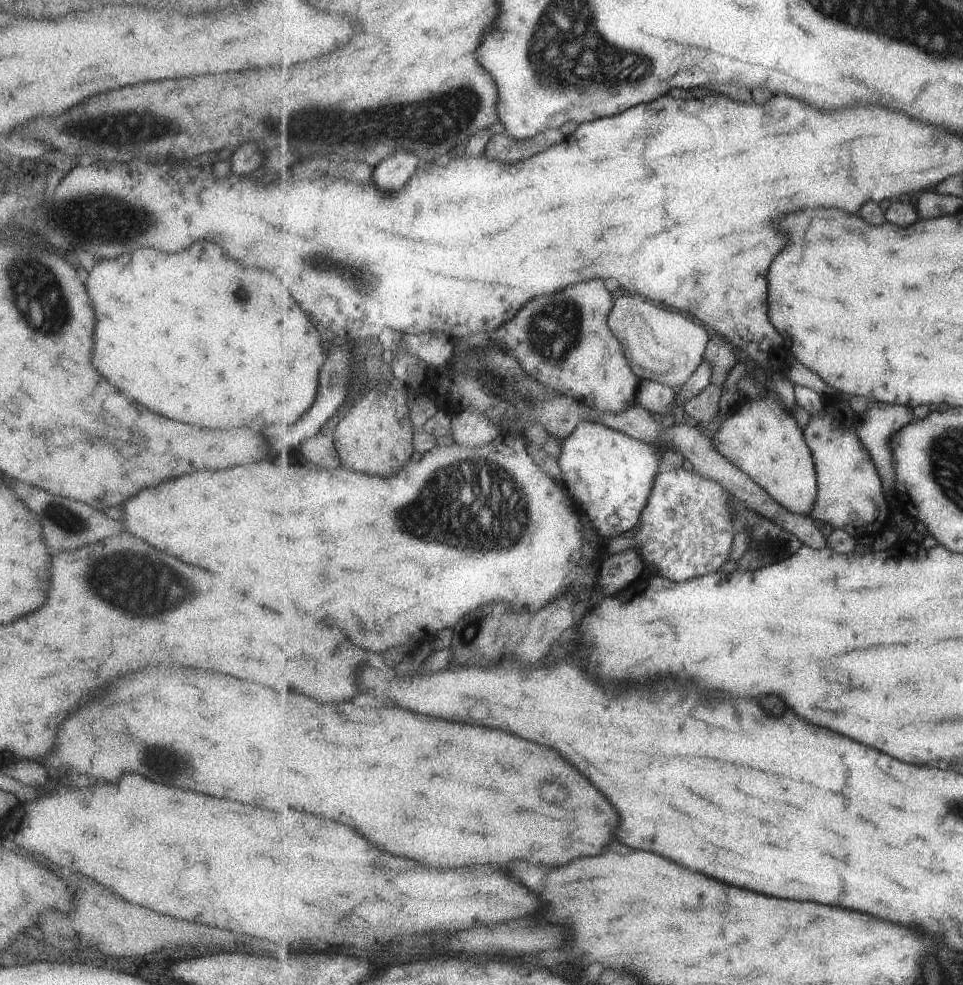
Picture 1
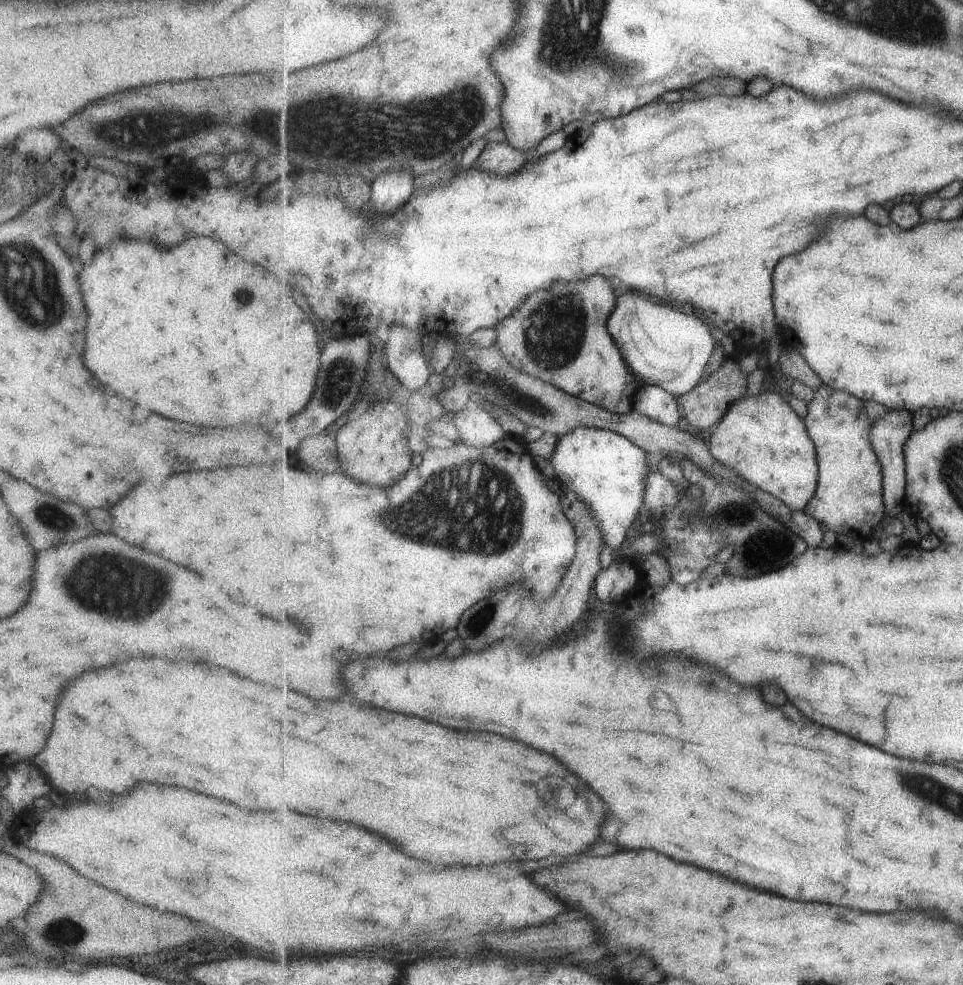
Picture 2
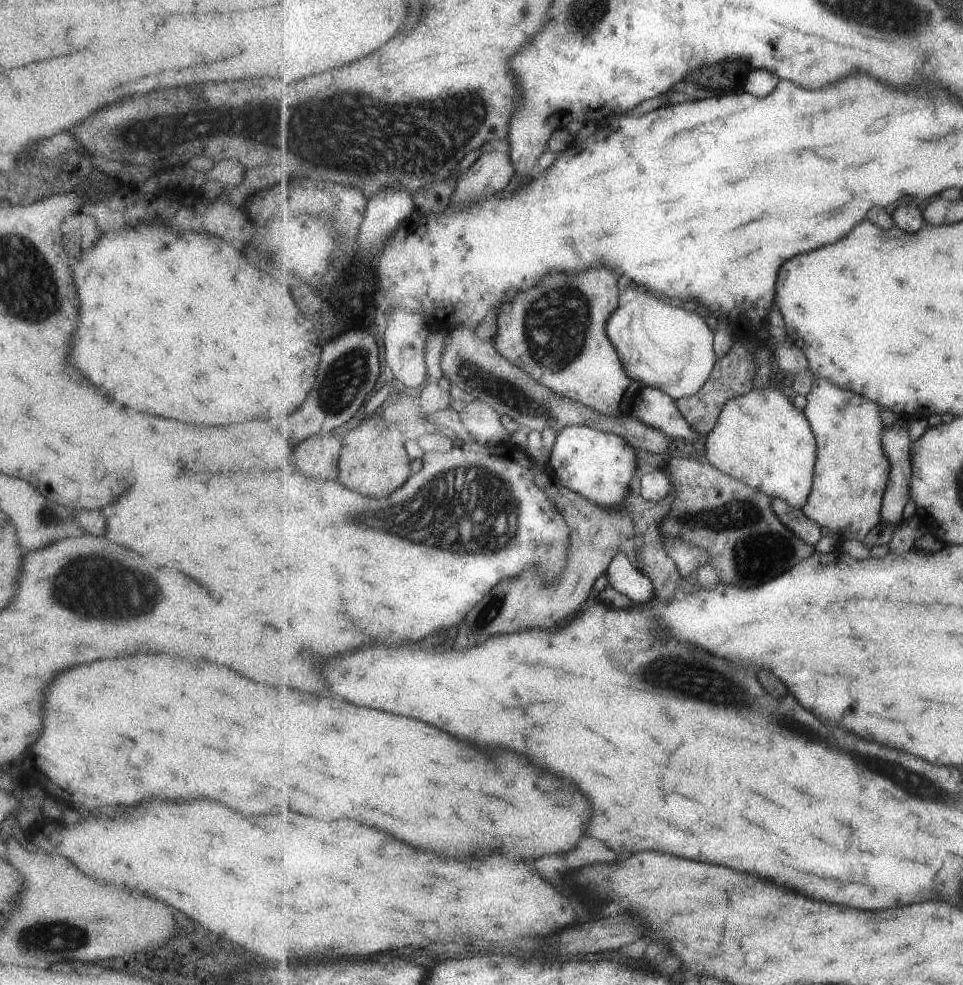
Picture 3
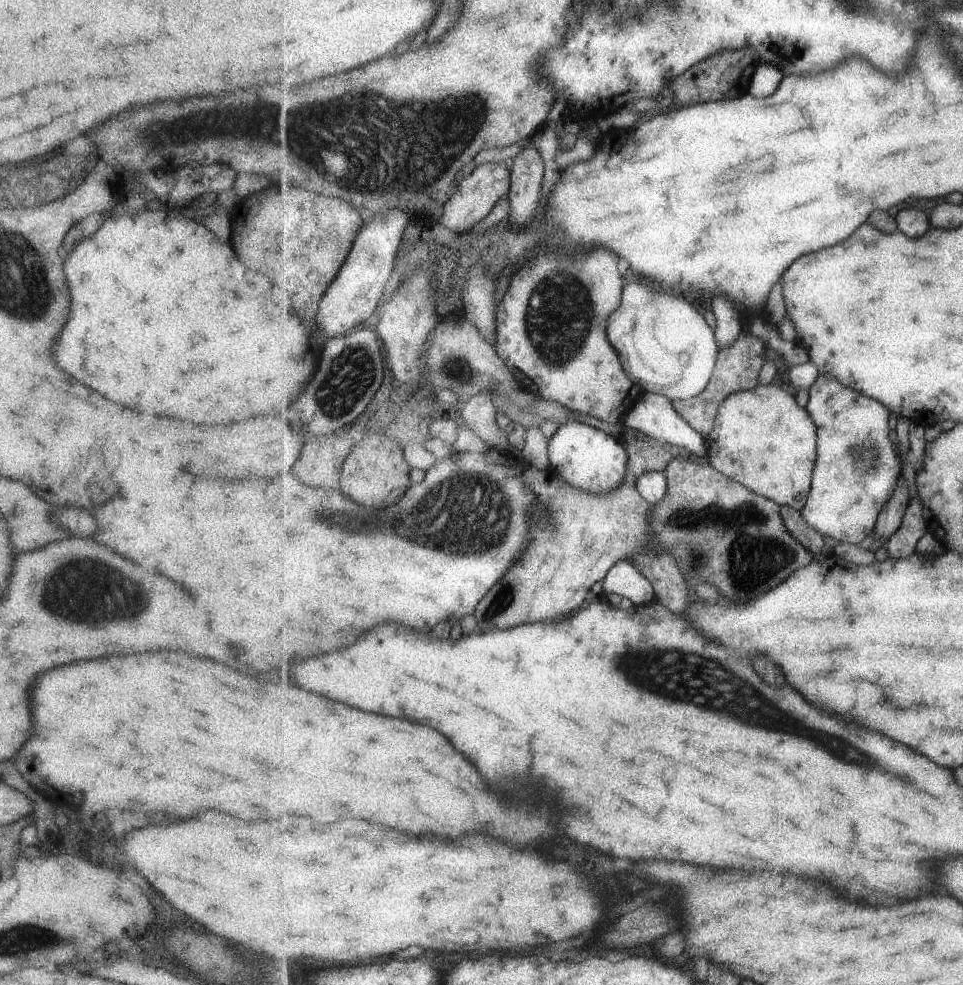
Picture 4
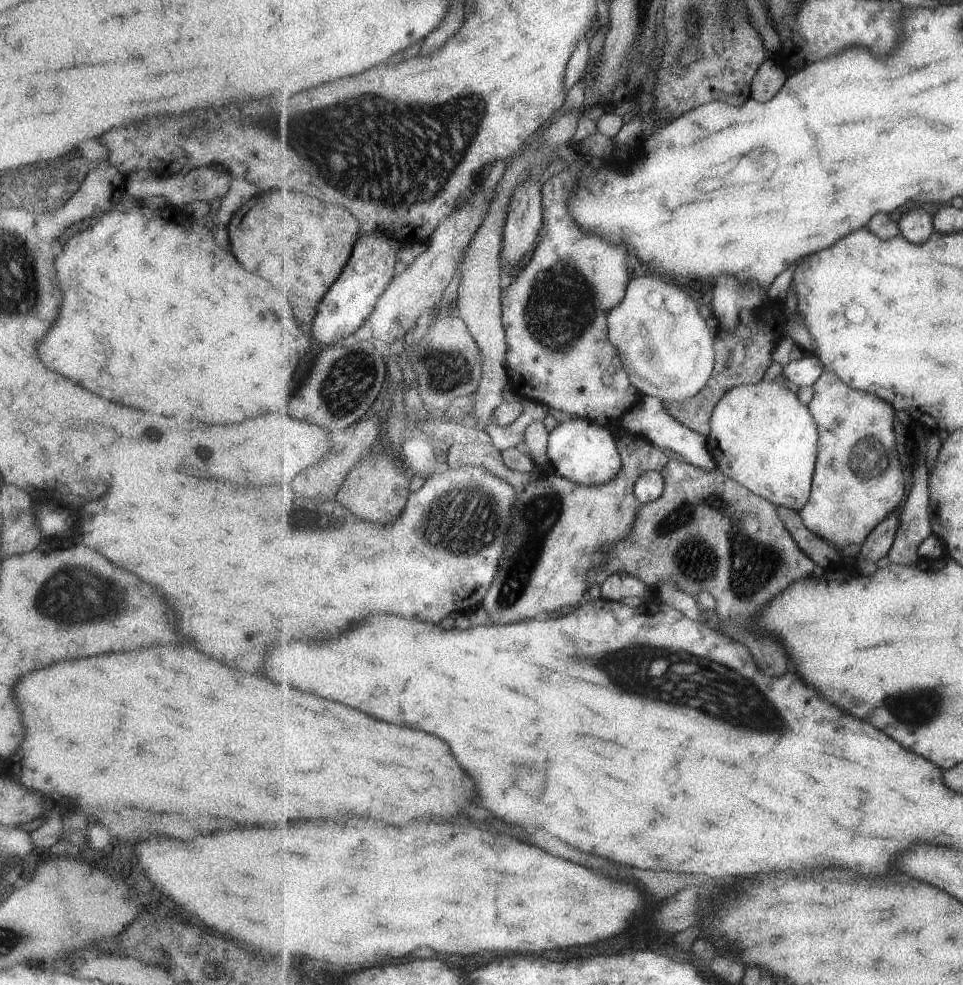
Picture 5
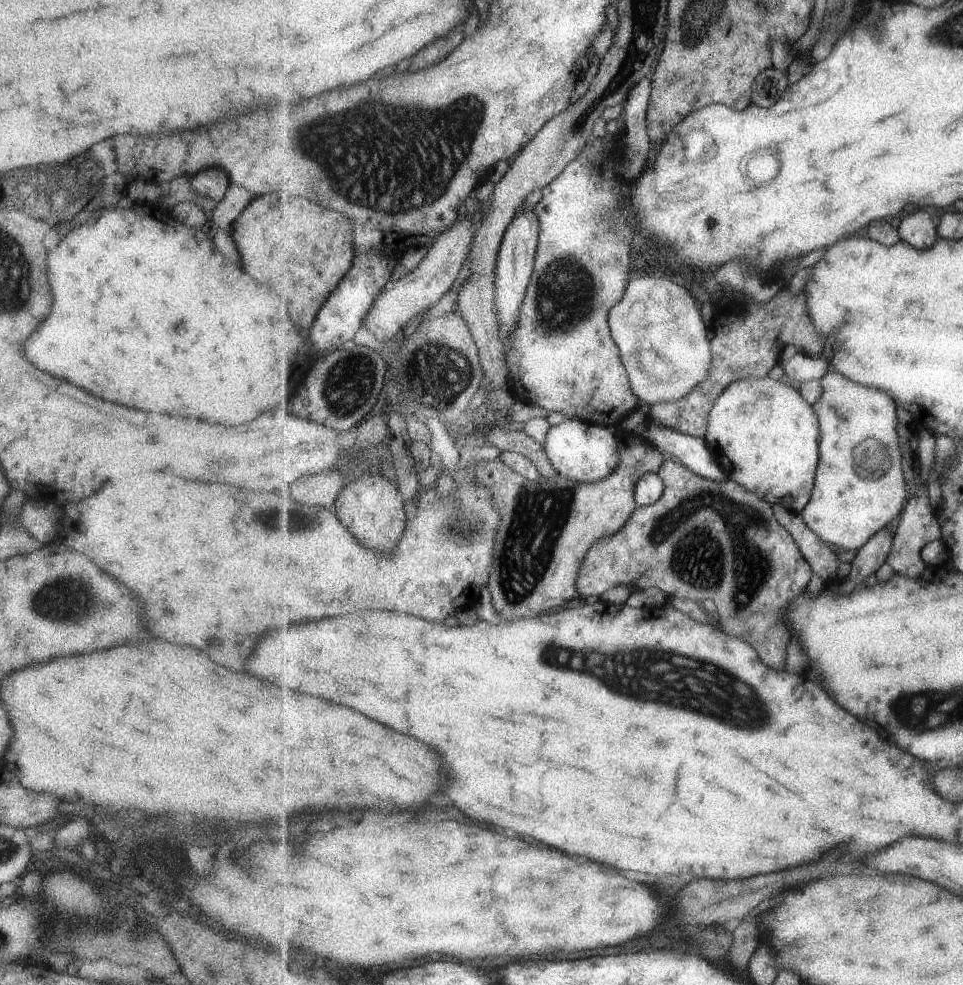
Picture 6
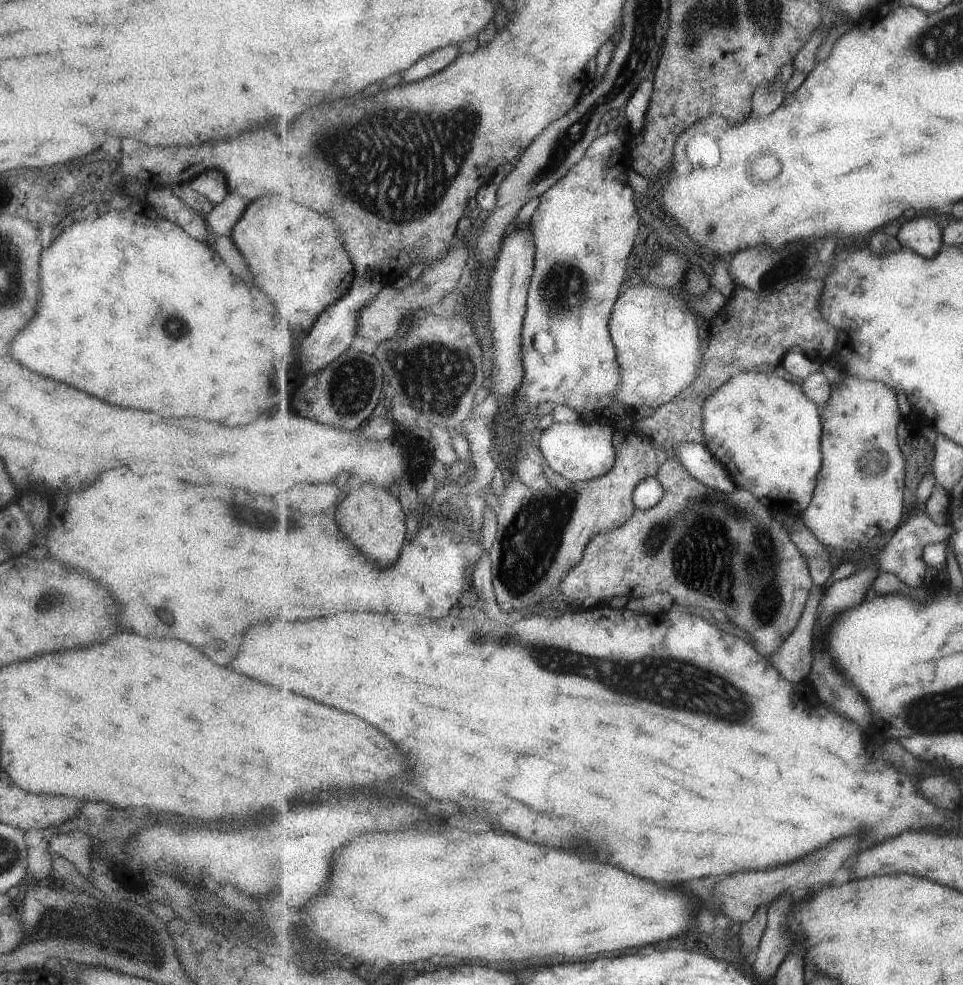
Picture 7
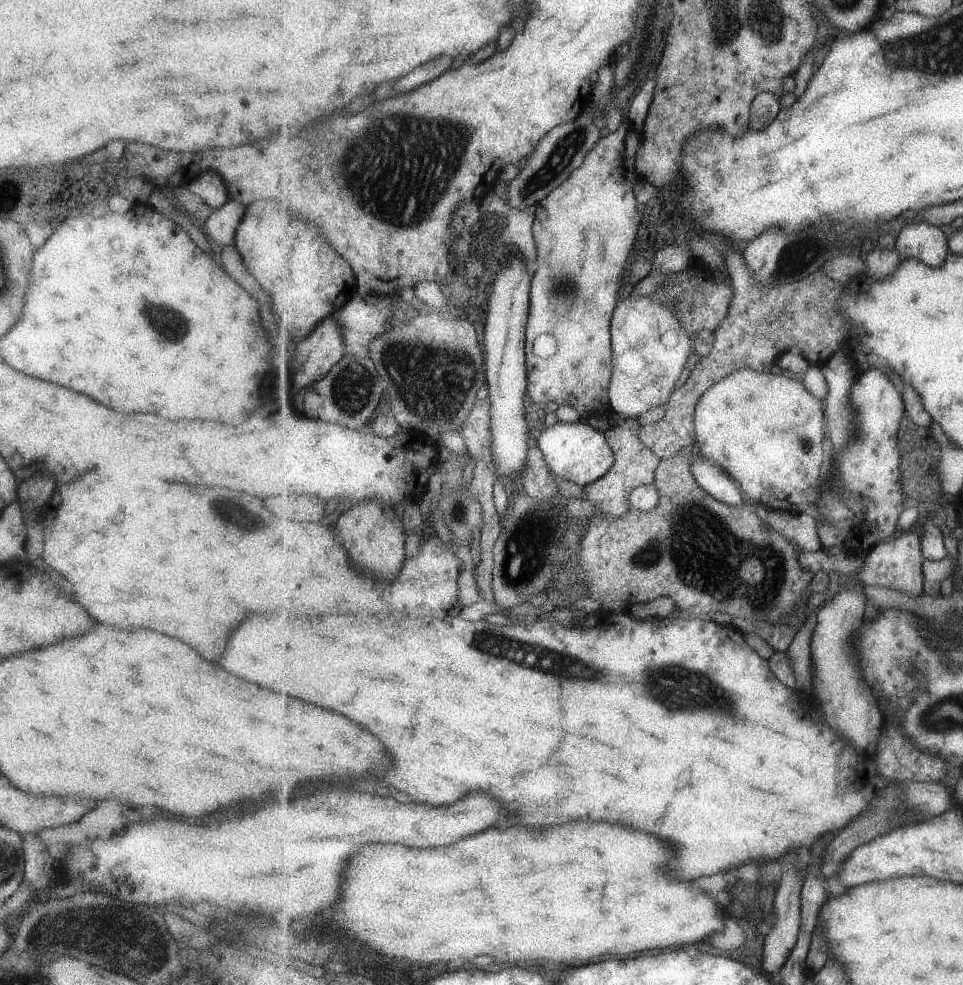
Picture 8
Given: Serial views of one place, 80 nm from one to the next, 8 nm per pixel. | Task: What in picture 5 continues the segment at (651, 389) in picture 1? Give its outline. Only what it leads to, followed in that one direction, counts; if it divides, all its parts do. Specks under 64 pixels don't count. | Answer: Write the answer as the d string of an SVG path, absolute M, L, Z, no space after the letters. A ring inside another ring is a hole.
M649 395L642 396L639 404L636 404L631 410L628 410L621 420L621 425L625 430L637 434L639 437L648 439L653 444L663 448L668 448L677 454L680 454L691 464L704 468L705 470L717 469L717 460L711 454L708 445L708 436L689 428L682 422L676 420L673 415L668 413L664 400Z

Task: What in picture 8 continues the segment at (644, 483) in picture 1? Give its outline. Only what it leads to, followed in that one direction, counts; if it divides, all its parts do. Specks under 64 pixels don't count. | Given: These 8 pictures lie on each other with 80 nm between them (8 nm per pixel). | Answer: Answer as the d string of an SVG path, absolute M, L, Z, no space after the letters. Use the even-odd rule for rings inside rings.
M558 422L542 430L537 438L540 450L543 452L544 463L561 479L572 480L581 487L604 477L615 464L616 452L610 445L606 431L598 430L591 424L583 422Z

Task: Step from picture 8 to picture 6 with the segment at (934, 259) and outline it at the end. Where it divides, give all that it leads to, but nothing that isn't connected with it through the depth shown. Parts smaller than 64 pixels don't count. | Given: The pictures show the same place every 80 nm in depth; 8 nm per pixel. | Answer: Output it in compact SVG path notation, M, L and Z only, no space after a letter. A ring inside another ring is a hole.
M925 210L907 216L900 222L900 240L903 238L903 242L919 250L929 250L937 244L940 237L939 228L933 219L930 212Z

